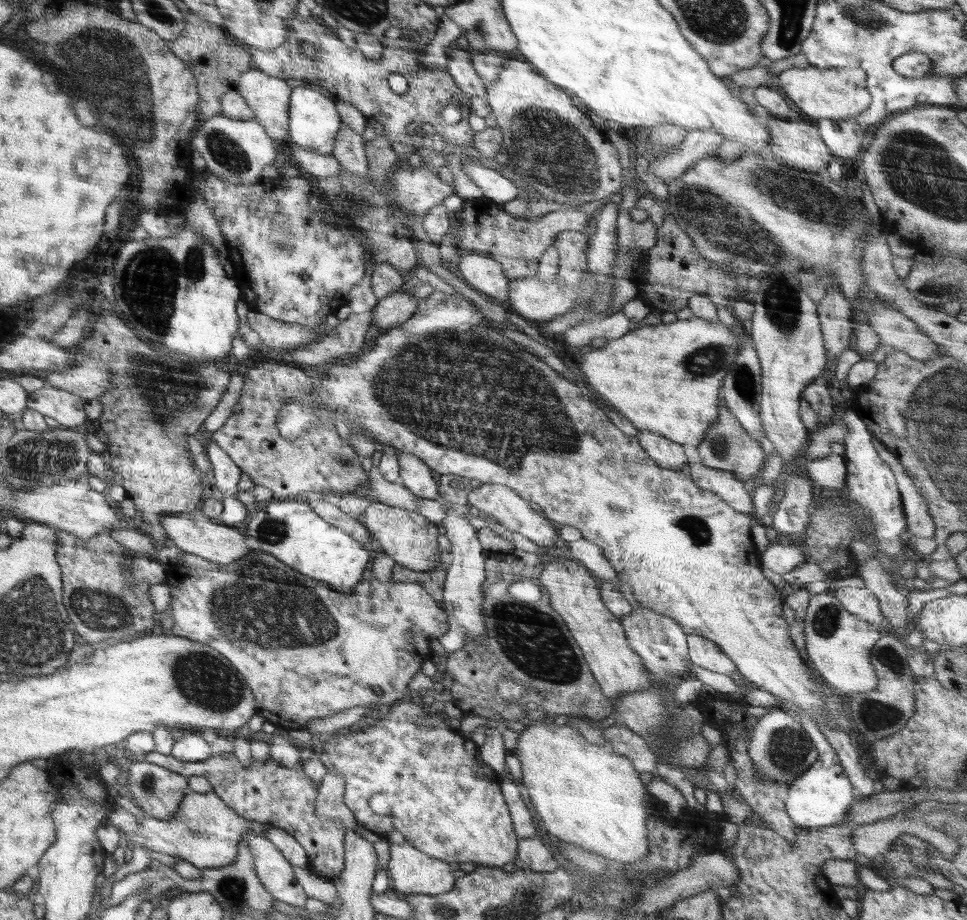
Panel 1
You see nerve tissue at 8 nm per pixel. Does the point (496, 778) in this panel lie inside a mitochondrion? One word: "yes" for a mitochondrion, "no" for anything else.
no

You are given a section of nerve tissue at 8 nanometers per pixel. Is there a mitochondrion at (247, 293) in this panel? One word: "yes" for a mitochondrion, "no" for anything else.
no

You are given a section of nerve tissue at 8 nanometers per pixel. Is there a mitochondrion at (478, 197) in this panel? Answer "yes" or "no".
no

